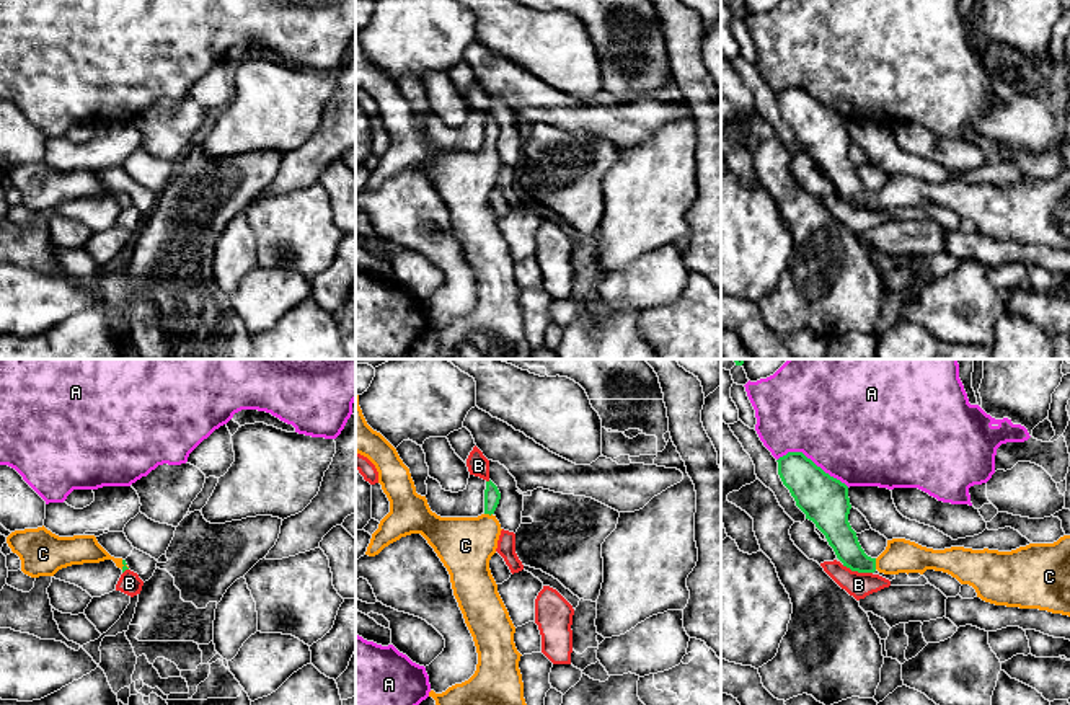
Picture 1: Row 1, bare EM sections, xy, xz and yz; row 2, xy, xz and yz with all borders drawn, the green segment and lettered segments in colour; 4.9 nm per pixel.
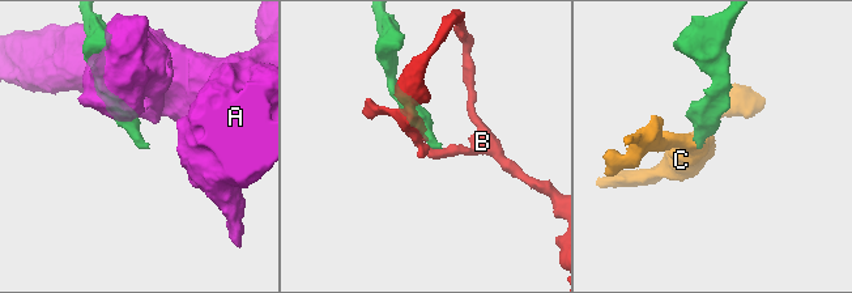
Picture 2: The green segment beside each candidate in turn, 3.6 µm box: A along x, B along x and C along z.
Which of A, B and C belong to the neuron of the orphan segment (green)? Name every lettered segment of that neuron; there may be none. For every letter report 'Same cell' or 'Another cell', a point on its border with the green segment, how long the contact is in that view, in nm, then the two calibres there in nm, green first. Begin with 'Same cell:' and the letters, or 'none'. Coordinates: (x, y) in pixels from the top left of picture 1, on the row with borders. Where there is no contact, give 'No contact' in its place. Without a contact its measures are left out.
Same cell: C
A: Another cell. Touches green at yz (811, 461). Shared border 380 nm. Thickness 240 nm (green) against 500 nm
B: Another cell. Touches green at yz (857, 570). Shared border 160 nm. Thickness 140 nm (green) against 130 nm
C: Same cell. Touches green at yz (875, 563). Shared border 60 nm. Thickness 140 nm (green) against 170 nm

